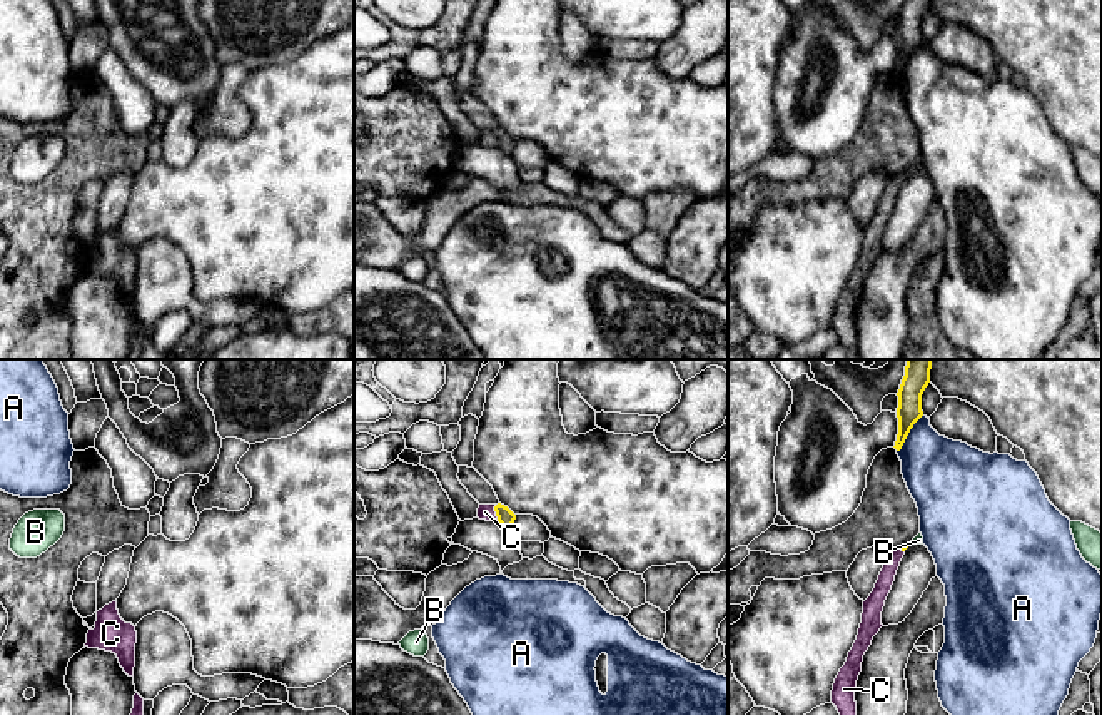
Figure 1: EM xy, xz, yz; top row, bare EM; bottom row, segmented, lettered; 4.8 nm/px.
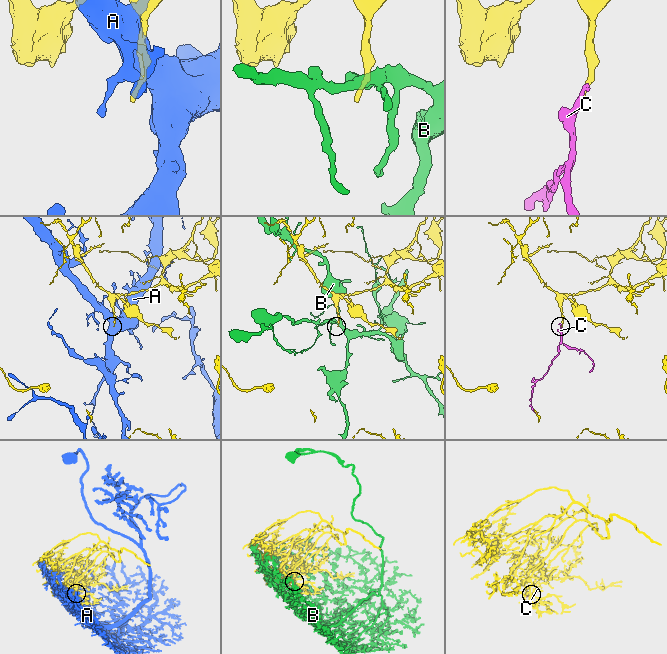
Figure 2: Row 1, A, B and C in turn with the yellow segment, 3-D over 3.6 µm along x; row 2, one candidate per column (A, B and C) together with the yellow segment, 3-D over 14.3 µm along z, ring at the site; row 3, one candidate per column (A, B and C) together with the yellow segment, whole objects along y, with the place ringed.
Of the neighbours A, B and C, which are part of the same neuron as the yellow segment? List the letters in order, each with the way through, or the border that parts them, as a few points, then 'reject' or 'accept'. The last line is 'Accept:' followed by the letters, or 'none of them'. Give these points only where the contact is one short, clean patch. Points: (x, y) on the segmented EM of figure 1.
A: reject
B: reject
C: runs through xz (505, 515), (496, 513), (485, 512); accept
Accept: C

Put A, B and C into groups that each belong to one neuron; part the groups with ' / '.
A / B / C

